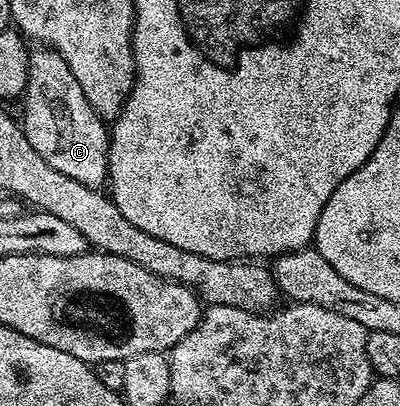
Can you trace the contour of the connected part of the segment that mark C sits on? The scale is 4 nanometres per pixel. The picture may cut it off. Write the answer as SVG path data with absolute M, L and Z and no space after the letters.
M45 45L37 49L30 53L30 76L24 92L26 108L20 114L22 132L28 137L28 145L32 145L56 173L64 173L64 177L72 177L72 181L80 181L80 185L101 188L110 170L107 124L94 112L92 105L88 105L88 97L84 97L80 81L72 77L68 61Z

